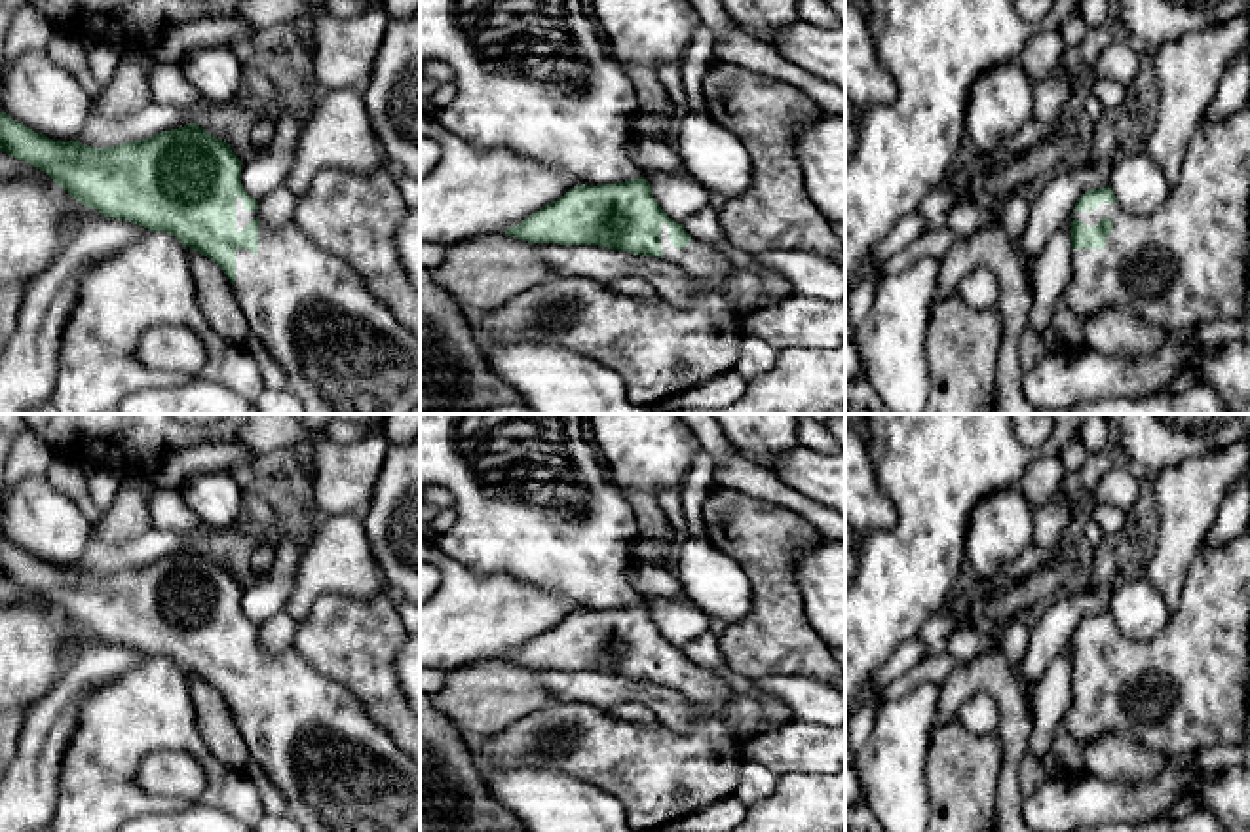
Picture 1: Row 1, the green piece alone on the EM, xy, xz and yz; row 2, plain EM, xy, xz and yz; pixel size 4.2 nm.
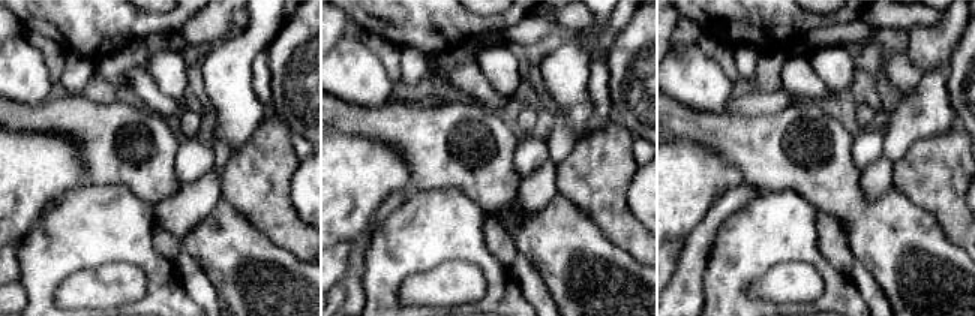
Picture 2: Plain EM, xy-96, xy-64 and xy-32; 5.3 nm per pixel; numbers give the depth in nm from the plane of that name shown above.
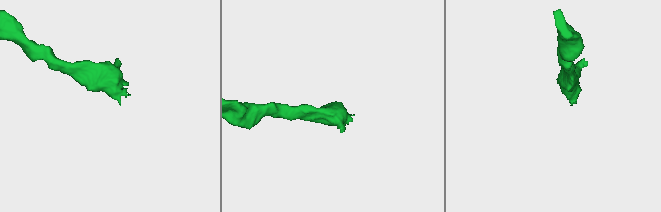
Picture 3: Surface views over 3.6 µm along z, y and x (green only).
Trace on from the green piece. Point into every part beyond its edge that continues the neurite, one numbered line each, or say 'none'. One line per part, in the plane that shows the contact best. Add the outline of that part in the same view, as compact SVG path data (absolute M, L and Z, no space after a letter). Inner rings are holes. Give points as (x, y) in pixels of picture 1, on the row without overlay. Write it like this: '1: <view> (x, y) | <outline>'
1: yz (1184, 690) | M1250 524L1225 545L1201 545L1187 570L1182 602L1159 634L1132 640L1119 629L1100 629L1094 636L1073 636L1068 648L1075 644L1085 652L1113 646L1104 674L1071 674L1071 707L1062 718L1060 733L1077 745L1106 733L1128 733L1144 747L1180 760L1204 748L1244 743L1250 684Z

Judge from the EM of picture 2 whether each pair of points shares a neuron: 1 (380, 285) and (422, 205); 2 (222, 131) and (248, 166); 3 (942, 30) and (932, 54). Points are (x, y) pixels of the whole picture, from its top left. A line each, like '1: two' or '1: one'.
1: one
2: two
3: one

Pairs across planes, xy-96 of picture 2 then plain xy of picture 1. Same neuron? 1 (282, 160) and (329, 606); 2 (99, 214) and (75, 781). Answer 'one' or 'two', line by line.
1: one
2: one

